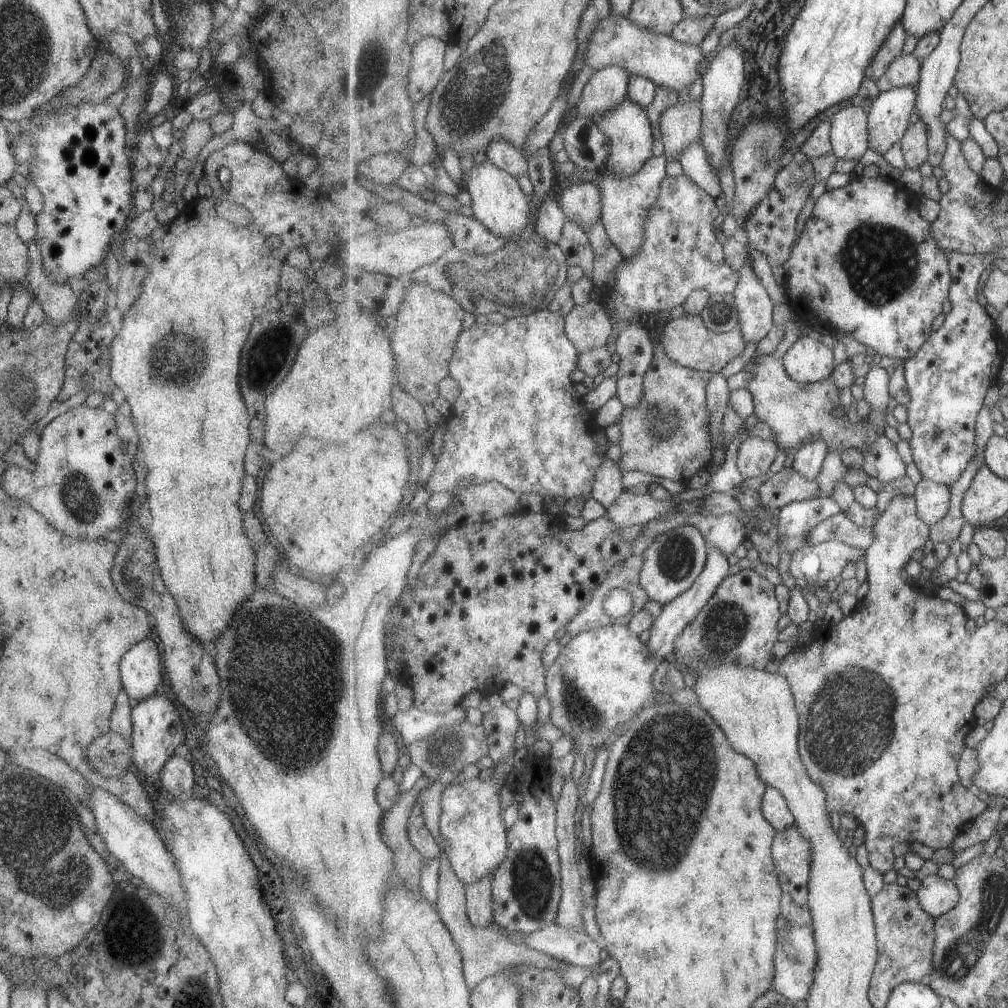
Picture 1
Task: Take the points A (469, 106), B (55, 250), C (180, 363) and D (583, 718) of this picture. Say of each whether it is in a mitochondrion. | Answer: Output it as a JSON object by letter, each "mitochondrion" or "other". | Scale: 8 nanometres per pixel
{"A":"mitochondrion","B":"other","C":"mitochondrion","D":"mitochondrion"}

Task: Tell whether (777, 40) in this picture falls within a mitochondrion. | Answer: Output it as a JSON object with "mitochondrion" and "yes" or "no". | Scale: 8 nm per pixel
{"mitochondrion":"no"}

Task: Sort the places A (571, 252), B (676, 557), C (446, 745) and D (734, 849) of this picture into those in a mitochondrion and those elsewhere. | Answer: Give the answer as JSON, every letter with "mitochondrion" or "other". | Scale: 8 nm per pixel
{"A":"other","B":"mitochondrion","C":"mitochondrion","D":"other"}

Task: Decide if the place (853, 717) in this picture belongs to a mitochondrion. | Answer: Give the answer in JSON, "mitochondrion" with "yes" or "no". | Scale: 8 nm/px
{"mitochondrion":"yes"}

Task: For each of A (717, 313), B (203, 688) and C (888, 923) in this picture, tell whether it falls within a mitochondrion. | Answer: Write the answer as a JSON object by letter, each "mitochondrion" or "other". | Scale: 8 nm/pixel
{"A":"mitochondrion","B":"mitochondrion","C":"other"}

